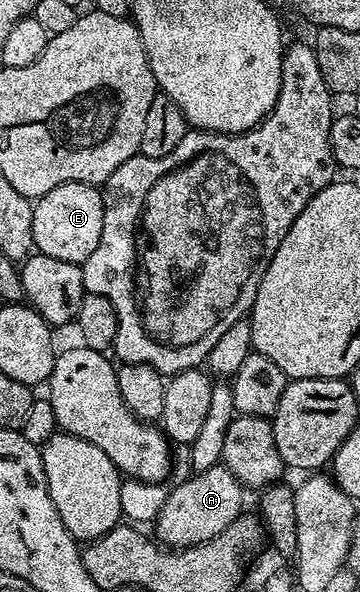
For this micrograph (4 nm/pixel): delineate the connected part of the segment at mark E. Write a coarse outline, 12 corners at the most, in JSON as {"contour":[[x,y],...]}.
{"contour":[[60,183],[33,202],[37,252],[81,265],[104,231],[102,189]]}

